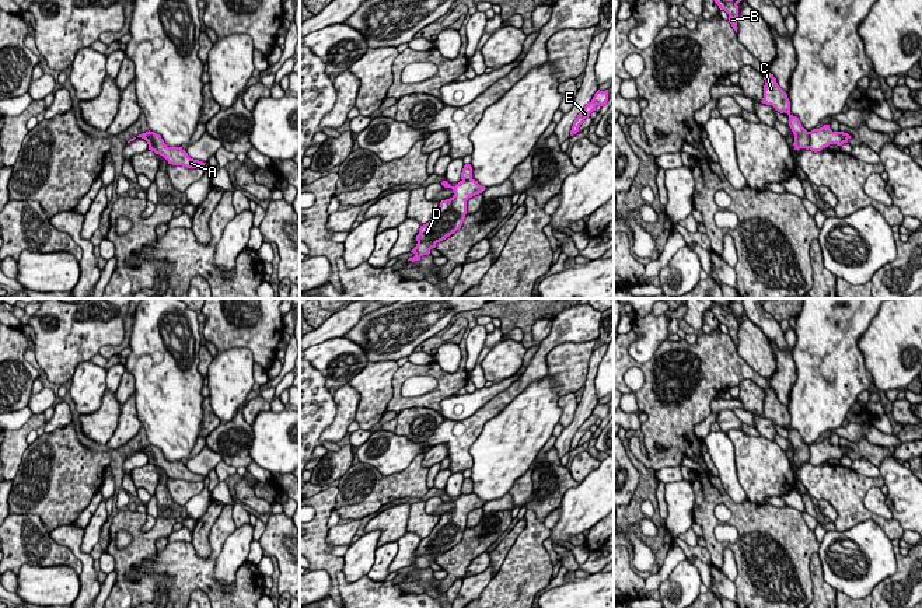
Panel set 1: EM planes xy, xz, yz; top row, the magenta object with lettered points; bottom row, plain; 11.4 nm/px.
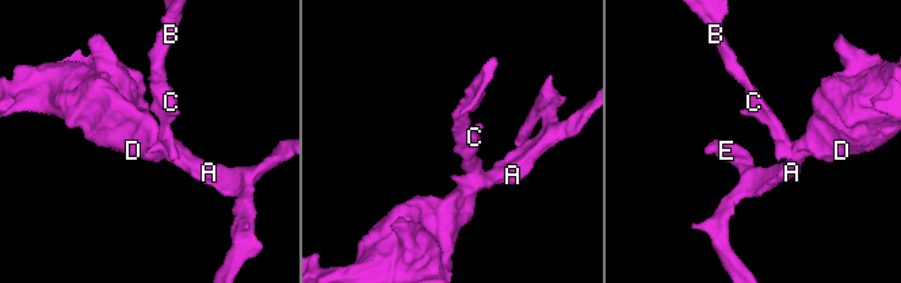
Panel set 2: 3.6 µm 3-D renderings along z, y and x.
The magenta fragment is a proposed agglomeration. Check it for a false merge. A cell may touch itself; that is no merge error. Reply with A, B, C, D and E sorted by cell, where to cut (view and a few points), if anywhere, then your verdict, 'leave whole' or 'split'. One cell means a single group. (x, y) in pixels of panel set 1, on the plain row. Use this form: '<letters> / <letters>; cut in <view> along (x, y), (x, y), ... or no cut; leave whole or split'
A D E / B C; cut in yz along (810, 446), (807, 461); split

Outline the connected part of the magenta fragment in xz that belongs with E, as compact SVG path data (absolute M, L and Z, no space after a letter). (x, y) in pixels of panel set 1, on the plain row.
M608 403L605 405L597 405L593 410L593 413L584 420L584 423L577 429L576 434L573 436L570 450L576 448L579 445L580 438L584 436L586 431L590 430L593 424L596 424L596 420L603 420L608 415Z

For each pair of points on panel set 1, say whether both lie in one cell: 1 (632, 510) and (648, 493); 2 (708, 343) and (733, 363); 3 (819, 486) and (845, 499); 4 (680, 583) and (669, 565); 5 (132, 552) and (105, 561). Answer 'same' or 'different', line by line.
1: same
2: same
3: same
4: different
5: different

